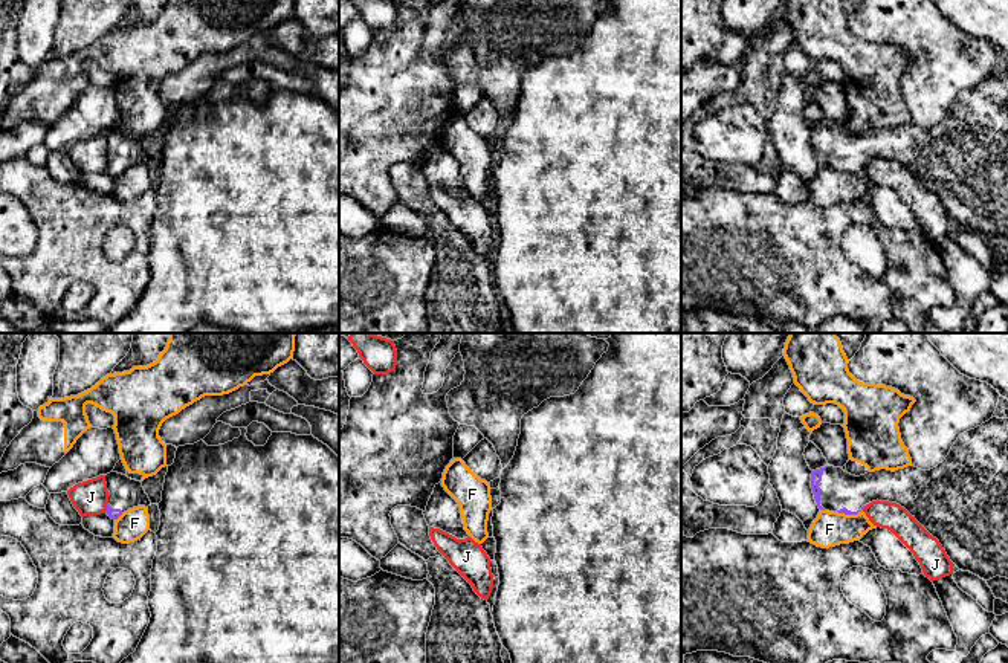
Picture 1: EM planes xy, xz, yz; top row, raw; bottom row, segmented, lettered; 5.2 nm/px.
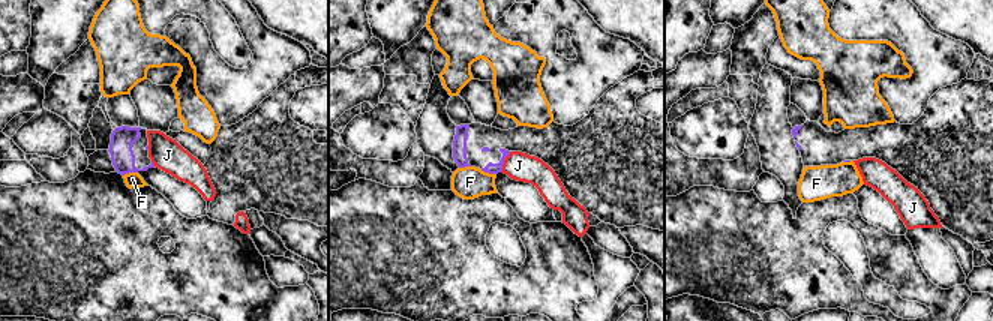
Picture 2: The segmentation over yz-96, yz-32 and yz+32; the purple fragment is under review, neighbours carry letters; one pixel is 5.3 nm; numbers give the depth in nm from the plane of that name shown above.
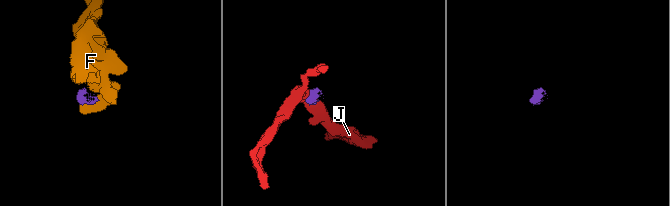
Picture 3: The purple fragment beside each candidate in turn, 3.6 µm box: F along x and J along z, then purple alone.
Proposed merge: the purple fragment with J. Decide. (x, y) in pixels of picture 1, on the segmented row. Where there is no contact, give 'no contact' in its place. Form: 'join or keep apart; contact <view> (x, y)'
keep apart; contact xy (107, 507)

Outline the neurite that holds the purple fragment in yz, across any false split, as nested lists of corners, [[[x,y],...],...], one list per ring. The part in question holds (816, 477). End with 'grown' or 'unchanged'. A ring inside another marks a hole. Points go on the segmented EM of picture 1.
[[[993,417],[958,437],[942,463],[930,471],[907,466],[895,472],[880,469],[855,477],[842,467],[825,466],[813,471],[811,489],[820,510],[857,515],[872,501],[889,501],[904,507],[933,538],[950,561],[962,571],[984,581],[996,576],[1008,579],[1008,419]]] | grown

